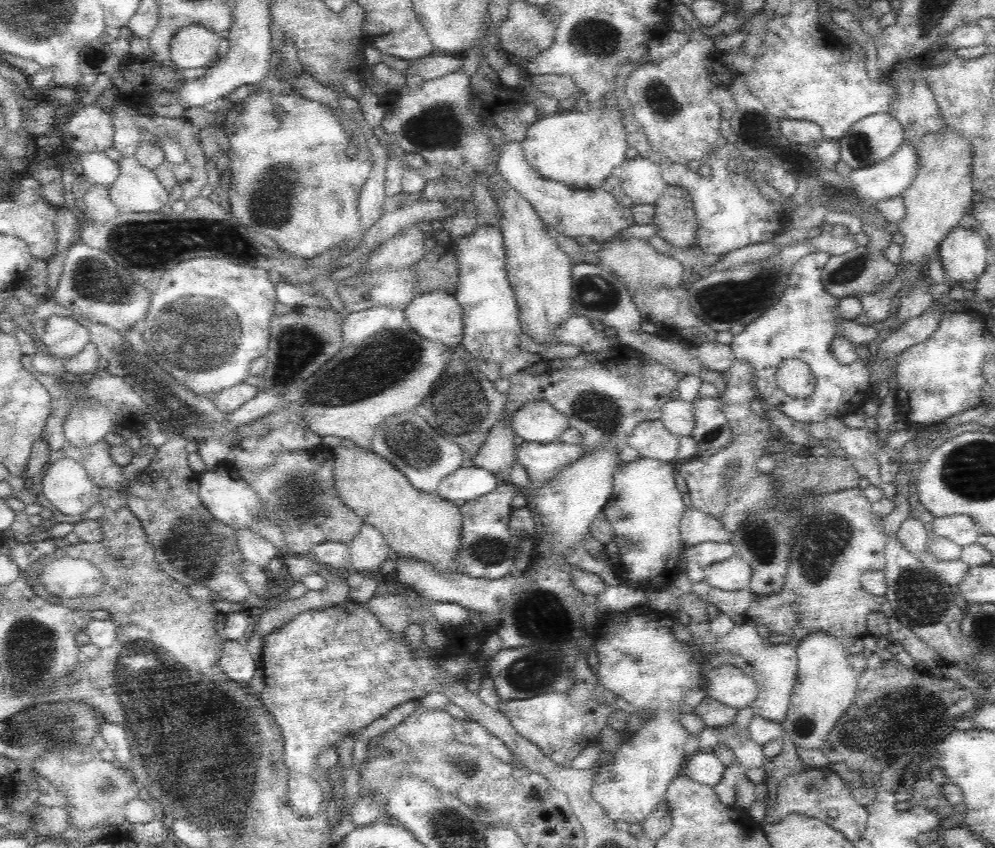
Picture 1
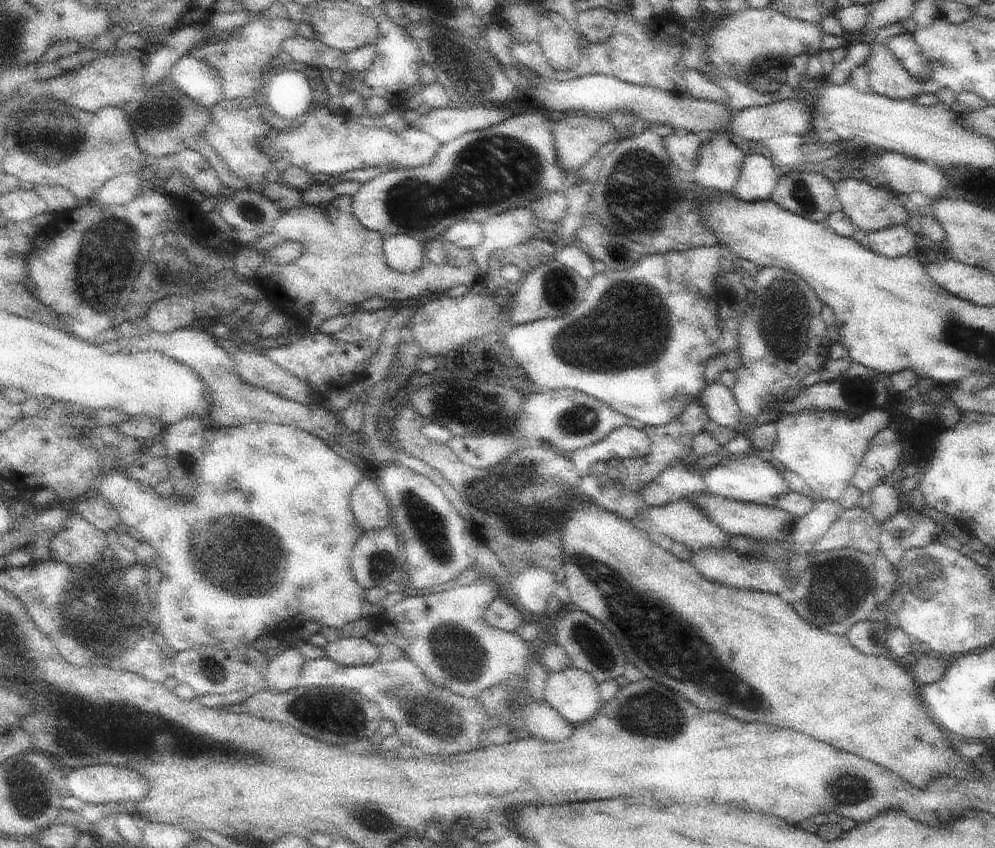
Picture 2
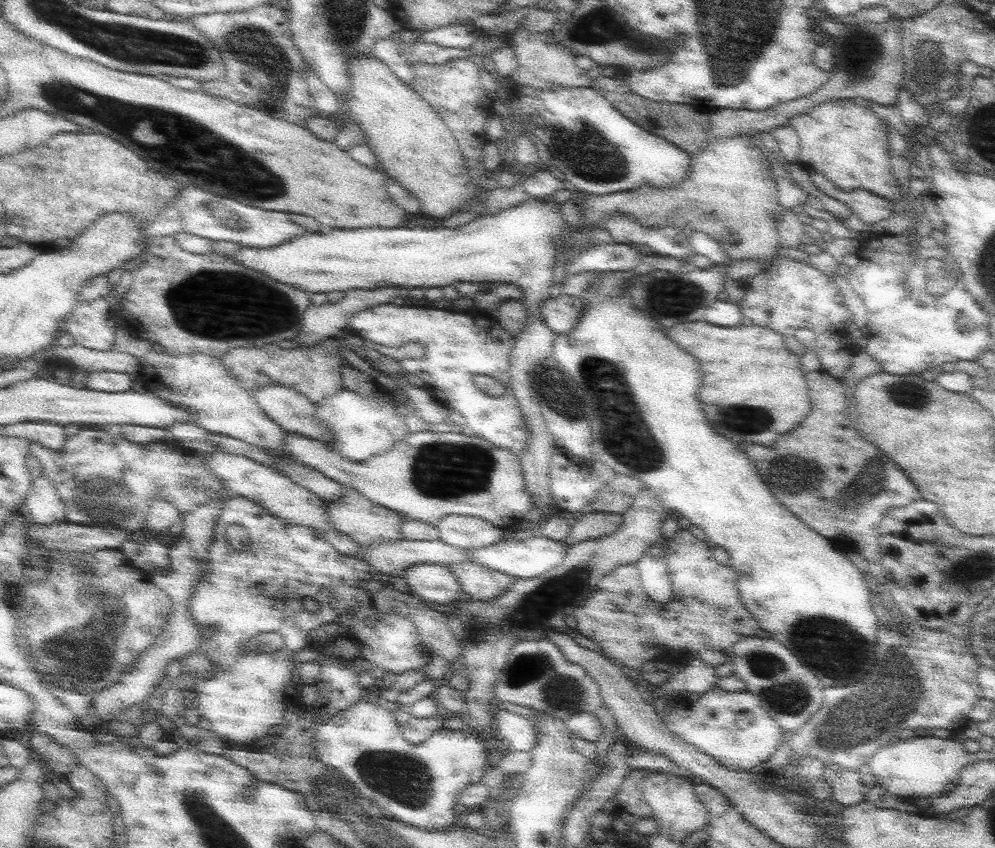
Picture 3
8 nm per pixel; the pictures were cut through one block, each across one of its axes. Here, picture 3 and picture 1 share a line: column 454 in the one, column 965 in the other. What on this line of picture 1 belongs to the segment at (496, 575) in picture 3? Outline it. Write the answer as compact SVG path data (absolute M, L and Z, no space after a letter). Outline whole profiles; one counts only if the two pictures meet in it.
M930 550L922 552L922 554L918 556L918 560L922 562L924 572L926 572L926 570L934 572L934 574L938 576L938 580L946 582L946 584L948 584L950 588L954 588L954 590L956 590L956 588L962 584L962 580L966 578L968 568L972 568L972 566L968 566L966 562L962 562L960 558L958 558L958 560L940 560L940 558L934 556Z

